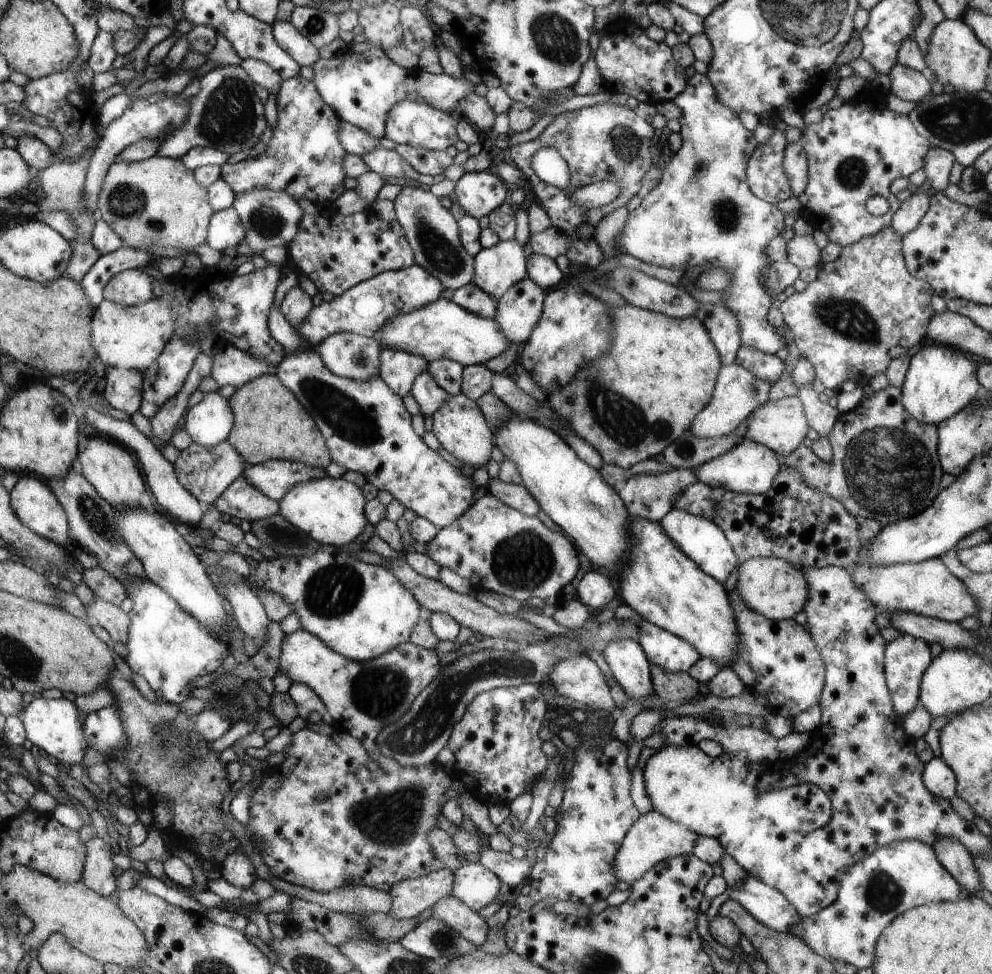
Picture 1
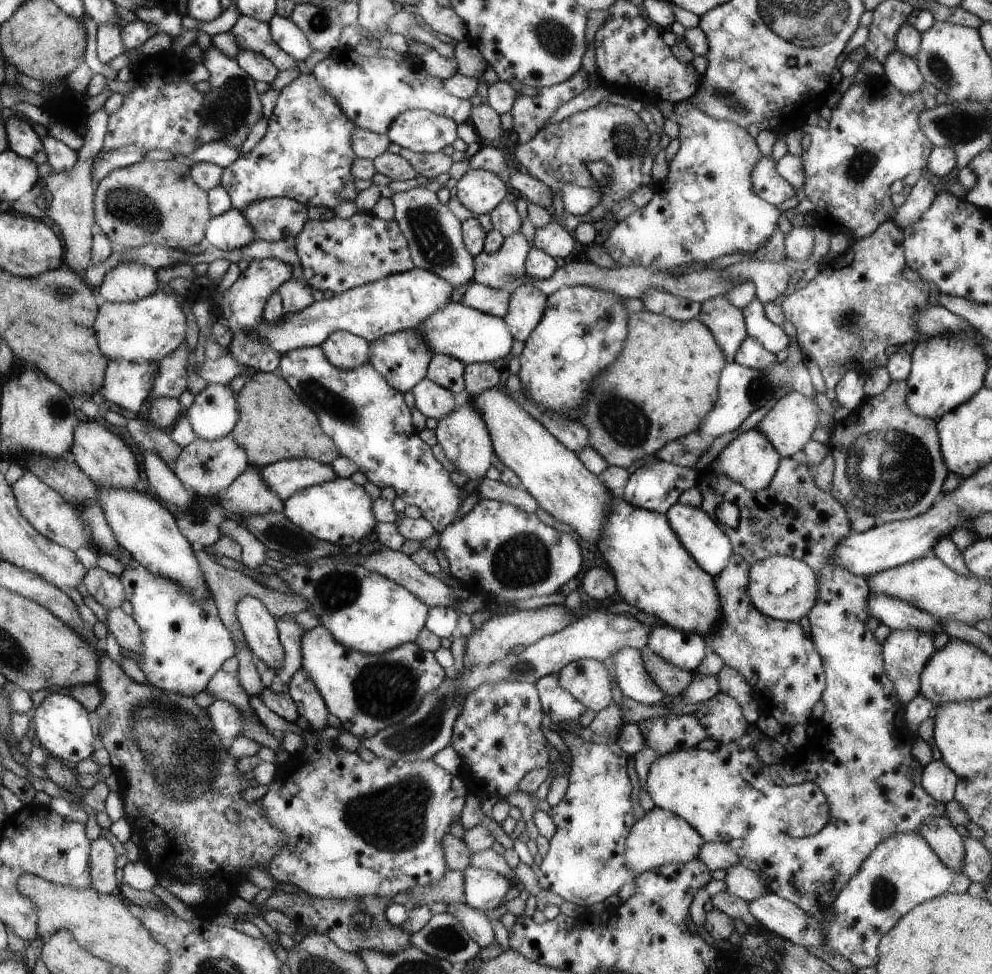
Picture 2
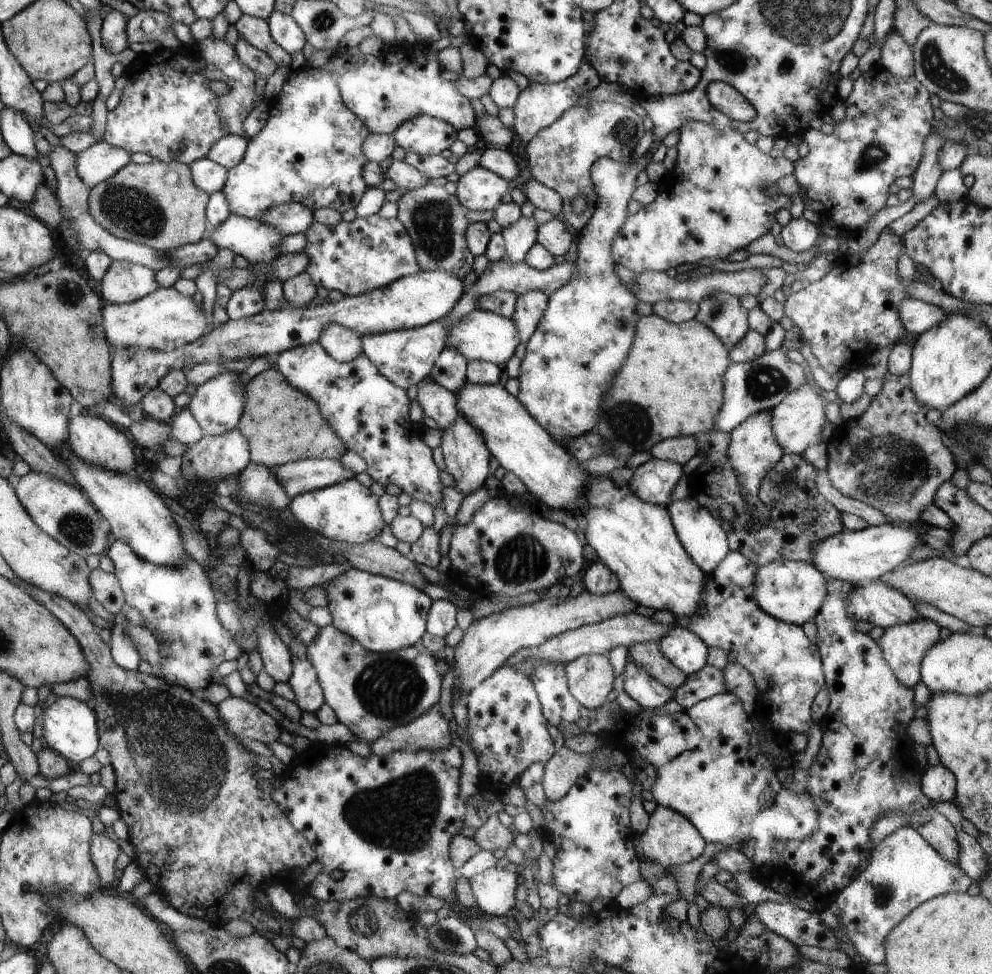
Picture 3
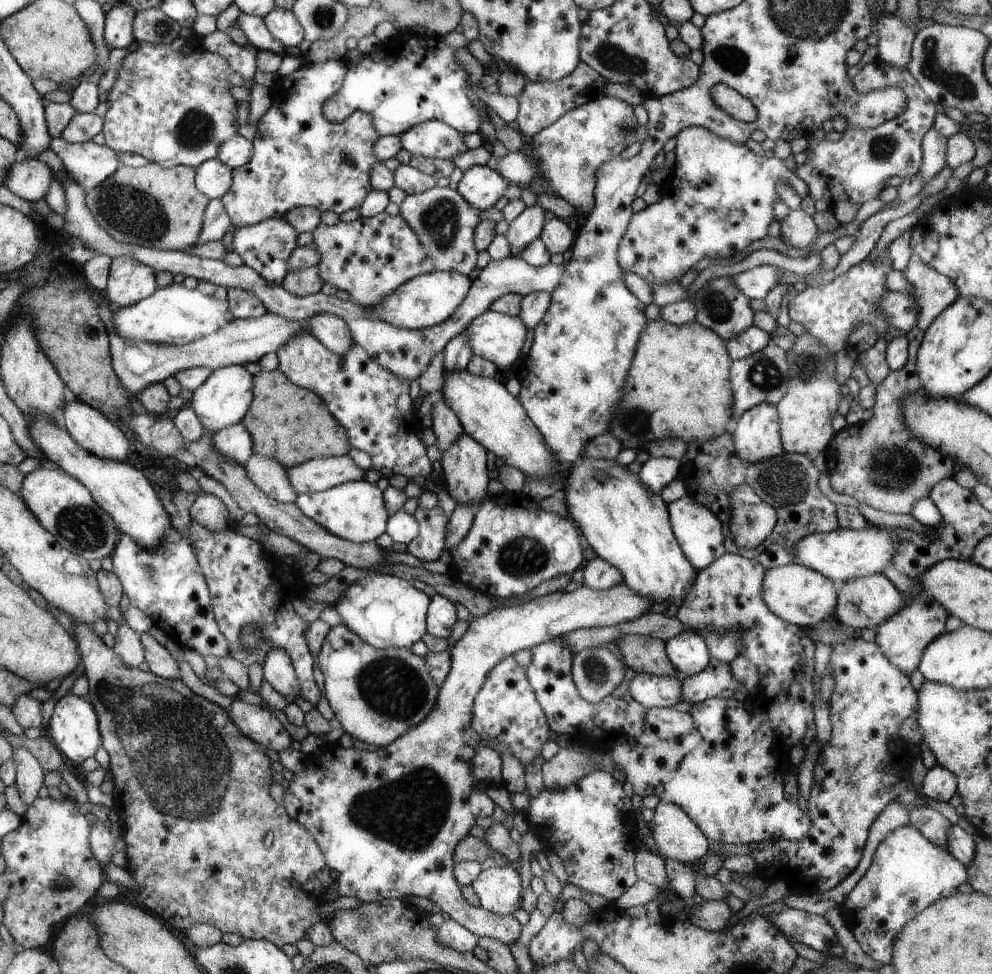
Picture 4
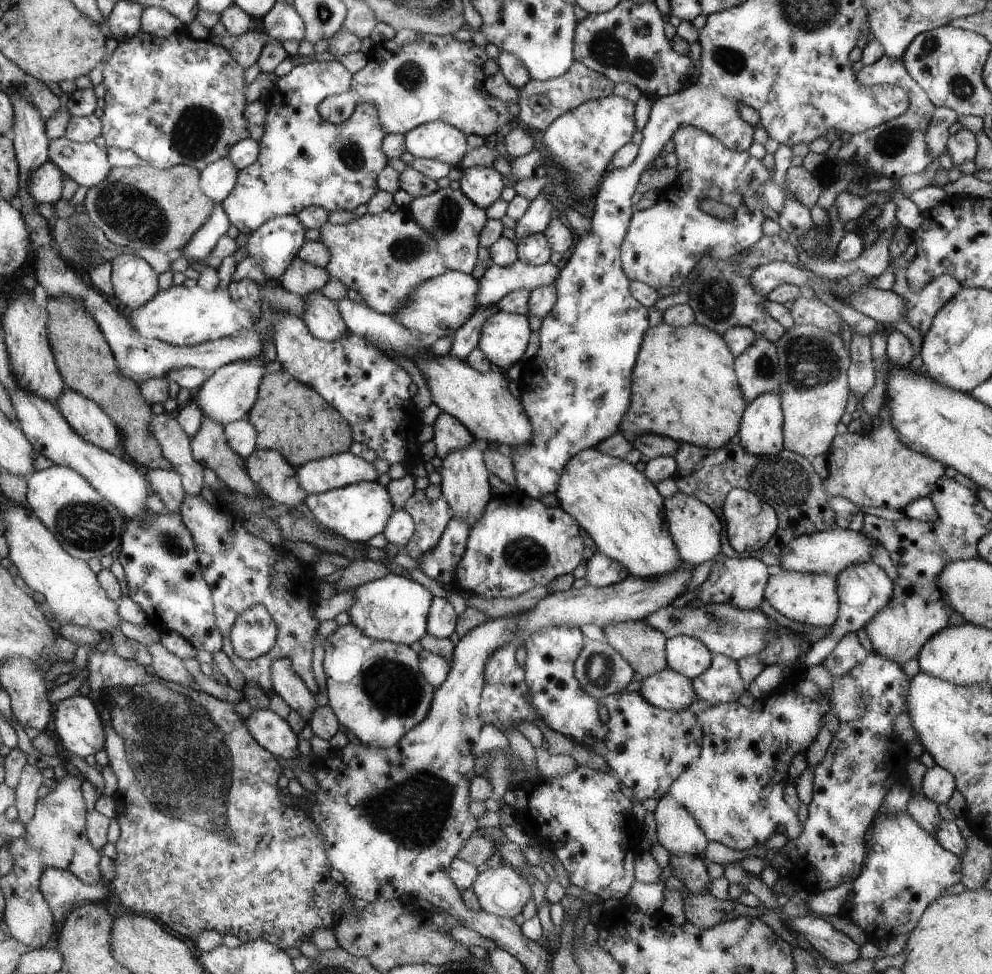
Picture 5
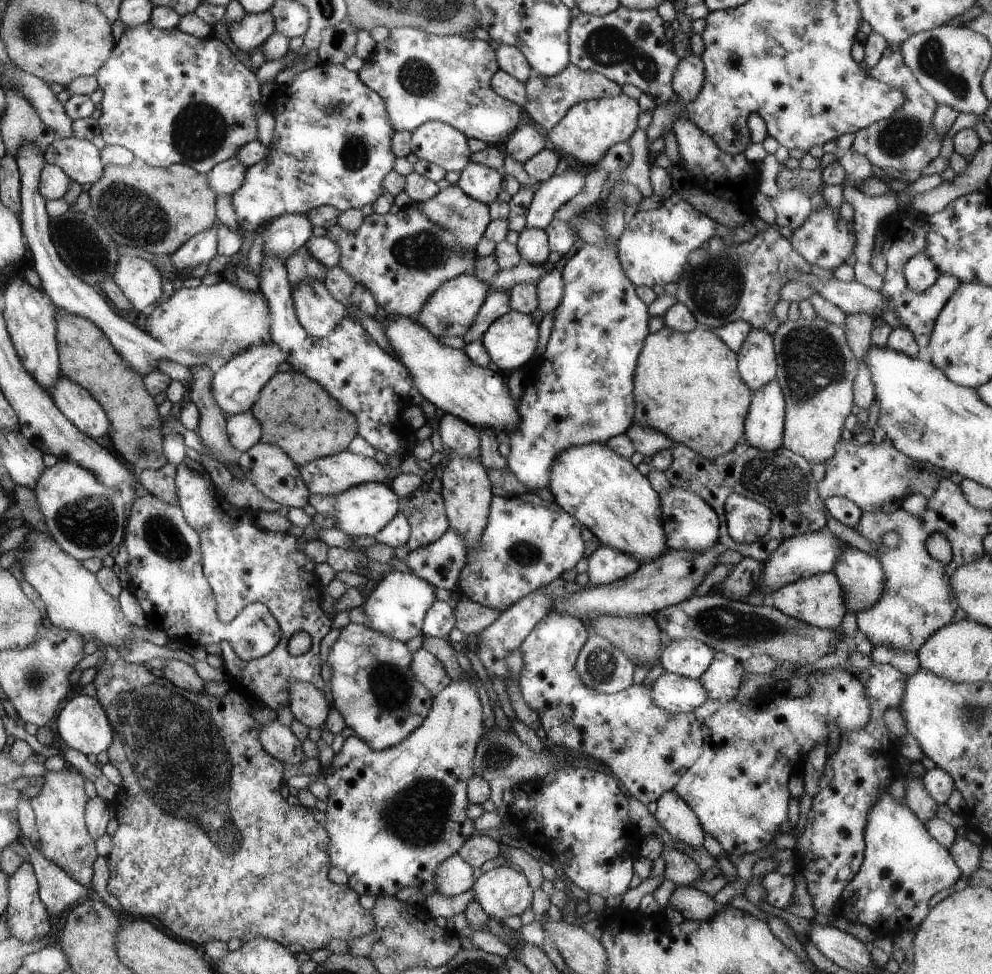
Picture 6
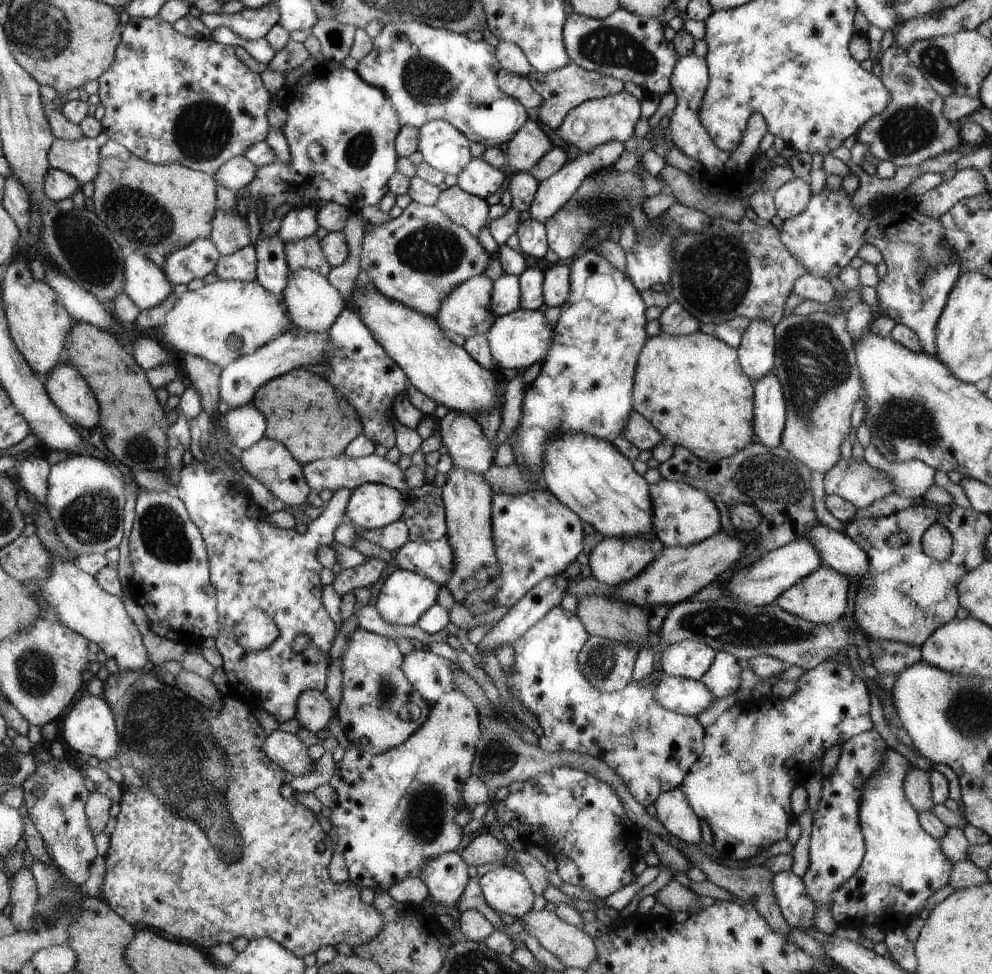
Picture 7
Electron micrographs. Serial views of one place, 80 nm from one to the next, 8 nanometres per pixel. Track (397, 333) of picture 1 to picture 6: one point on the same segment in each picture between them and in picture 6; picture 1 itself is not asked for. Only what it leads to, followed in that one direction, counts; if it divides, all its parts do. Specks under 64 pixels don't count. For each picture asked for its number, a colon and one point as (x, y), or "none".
2: (475, 337)
3: (483, 335)
4: (498, 337)
5: (504, 337)
6: (511, 341)

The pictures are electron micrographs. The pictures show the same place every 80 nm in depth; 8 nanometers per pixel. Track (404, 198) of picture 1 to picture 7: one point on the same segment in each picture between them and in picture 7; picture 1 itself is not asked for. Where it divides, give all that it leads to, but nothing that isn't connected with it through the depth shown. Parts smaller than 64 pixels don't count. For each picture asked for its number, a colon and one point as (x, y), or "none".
2: (434, 233)
3: (436, 220)
4: (445, 221)
5: (453, 219)
6: (466, 217)
7: (470, 211)

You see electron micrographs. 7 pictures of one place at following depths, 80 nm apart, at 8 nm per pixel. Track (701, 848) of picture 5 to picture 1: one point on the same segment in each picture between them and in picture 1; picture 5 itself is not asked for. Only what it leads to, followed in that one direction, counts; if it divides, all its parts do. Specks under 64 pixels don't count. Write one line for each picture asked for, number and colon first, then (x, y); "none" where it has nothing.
1: (653, 838)
2: (660, 838)
3: (671, 839)
4: (677, 837)

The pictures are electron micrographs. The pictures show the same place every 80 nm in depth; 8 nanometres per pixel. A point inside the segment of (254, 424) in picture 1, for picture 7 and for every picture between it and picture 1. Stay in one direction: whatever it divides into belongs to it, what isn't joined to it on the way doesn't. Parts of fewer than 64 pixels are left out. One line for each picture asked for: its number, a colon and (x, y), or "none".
2: (275, 424)
3: (282, 424)
4: (292, 424)
5: (291, 417)
6: (299, 415)
7: (304, 411)

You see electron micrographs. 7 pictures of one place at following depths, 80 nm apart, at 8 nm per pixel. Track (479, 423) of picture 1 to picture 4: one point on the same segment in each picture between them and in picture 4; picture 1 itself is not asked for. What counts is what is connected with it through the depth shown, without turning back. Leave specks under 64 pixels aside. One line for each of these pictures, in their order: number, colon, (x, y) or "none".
2: (463, 435)
3: (466, 456)
4: (465, 473)

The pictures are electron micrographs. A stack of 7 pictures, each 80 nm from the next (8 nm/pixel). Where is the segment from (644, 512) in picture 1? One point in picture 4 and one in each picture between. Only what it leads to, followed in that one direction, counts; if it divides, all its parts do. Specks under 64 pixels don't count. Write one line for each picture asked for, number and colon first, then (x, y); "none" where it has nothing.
2: (657, 486)
3: (653, 481)
4: (658, 472)

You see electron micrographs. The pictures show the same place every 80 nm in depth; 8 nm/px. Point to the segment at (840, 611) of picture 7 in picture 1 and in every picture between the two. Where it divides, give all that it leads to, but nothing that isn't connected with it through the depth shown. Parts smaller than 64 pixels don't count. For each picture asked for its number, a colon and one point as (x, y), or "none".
1: (772, 587)
2: (783, 588)
3: (792, 591)
4: (803, 597)
5: (812, 599)
6: (819, 600)

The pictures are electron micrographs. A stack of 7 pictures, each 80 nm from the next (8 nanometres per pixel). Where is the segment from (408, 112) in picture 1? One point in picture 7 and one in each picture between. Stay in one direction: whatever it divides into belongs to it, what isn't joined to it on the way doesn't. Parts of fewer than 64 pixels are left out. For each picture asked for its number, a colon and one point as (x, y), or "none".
2: (421, 131)
3: (424, 135)
4: (436, 139)
5: (436, 140)
6: (437, 142)
7: (444, 147)

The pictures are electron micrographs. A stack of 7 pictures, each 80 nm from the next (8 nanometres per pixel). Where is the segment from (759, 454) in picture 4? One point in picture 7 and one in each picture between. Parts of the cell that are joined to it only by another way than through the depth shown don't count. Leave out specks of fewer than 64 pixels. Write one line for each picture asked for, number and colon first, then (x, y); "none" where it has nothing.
5: (760, 432)
6: (764, 422)
7: (769, 413)

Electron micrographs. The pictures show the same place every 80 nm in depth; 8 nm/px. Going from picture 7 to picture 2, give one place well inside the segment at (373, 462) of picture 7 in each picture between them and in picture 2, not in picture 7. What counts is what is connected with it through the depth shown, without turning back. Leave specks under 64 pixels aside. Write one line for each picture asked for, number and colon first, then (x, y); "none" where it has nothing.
2: (286, 477)
3: (297, 477)
4: (316, 475)
5: (344, 469)
6: (327, 476)

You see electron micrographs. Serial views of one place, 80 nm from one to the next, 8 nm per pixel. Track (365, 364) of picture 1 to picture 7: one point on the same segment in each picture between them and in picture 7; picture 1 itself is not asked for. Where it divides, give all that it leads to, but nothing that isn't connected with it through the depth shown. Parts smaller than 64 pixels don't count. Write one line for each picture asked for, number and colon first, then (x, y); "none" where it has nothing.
2: (344, 349)
3: (343, 344)
4: (332, 330)
5: (322, 317)
6: (319, 312)
7: (314, 304)

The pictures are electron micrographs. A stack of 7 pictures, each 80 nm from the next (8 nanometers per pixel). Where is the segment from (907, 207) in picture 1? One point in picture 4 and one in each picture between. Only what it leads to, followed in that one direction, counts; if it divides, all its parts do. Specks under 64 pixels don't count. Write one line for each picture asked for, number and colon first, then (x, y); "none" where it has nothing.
2: (924, 191)
3: (925, 178)
4: (934, 145)

